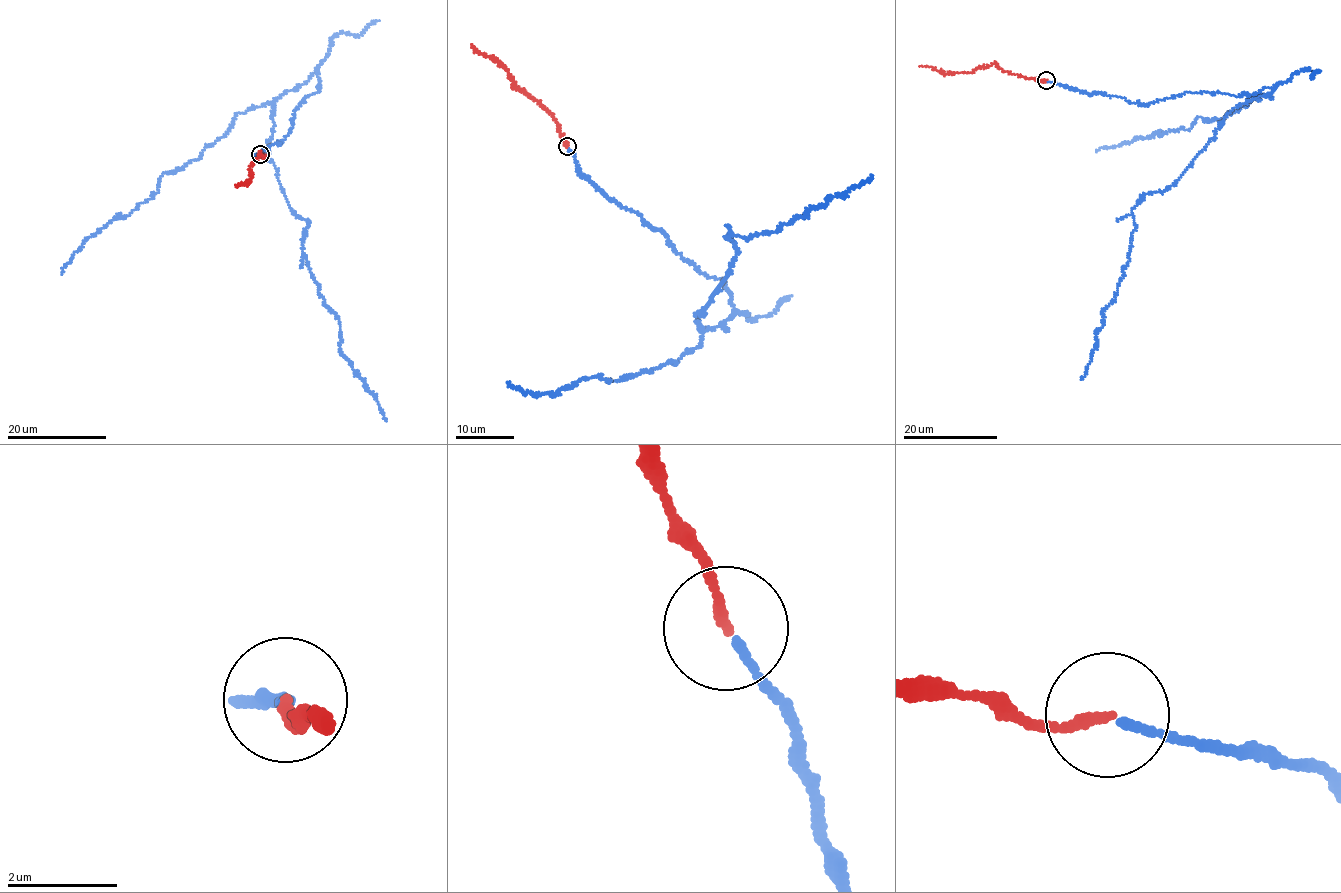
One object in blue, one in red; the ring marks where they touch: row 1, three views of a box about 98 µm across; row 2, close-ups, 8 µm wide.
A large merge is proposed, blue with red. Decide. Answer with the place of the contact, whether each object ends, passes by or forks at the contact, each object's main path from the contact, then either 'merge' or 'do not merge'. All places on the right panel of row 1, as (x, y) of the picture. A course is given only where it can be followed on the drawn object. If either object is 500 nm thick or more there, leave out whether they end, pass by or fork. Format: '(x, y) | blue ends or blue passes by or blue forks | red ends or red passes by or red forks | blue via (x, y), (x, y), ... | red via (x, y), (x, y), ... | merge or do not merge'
(1046, 80) | blue ends | red ends | blue via (1047, 81), (1143, 104), (1273, 88), (1235, 107), (1176, 181), (1132, 209), (1129, 261), (1081, 378) | red via (1045, 80), (1040, 82), (1018, 76), (994, 63), (972, 72), (945, 73), (920, 66) | merge

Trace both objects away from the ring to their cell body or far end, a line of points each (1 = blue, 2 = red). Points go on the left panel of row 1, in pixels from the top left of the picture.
1: (261, 155), (317, 93), (317, 71), (275, 102), (267, 156), (309, 221), (302, 250), (342, 355), (385, 420)
2: (260, 154), (266, 157), (259, 153), (253, 161), (247, 183), (236, 188)

